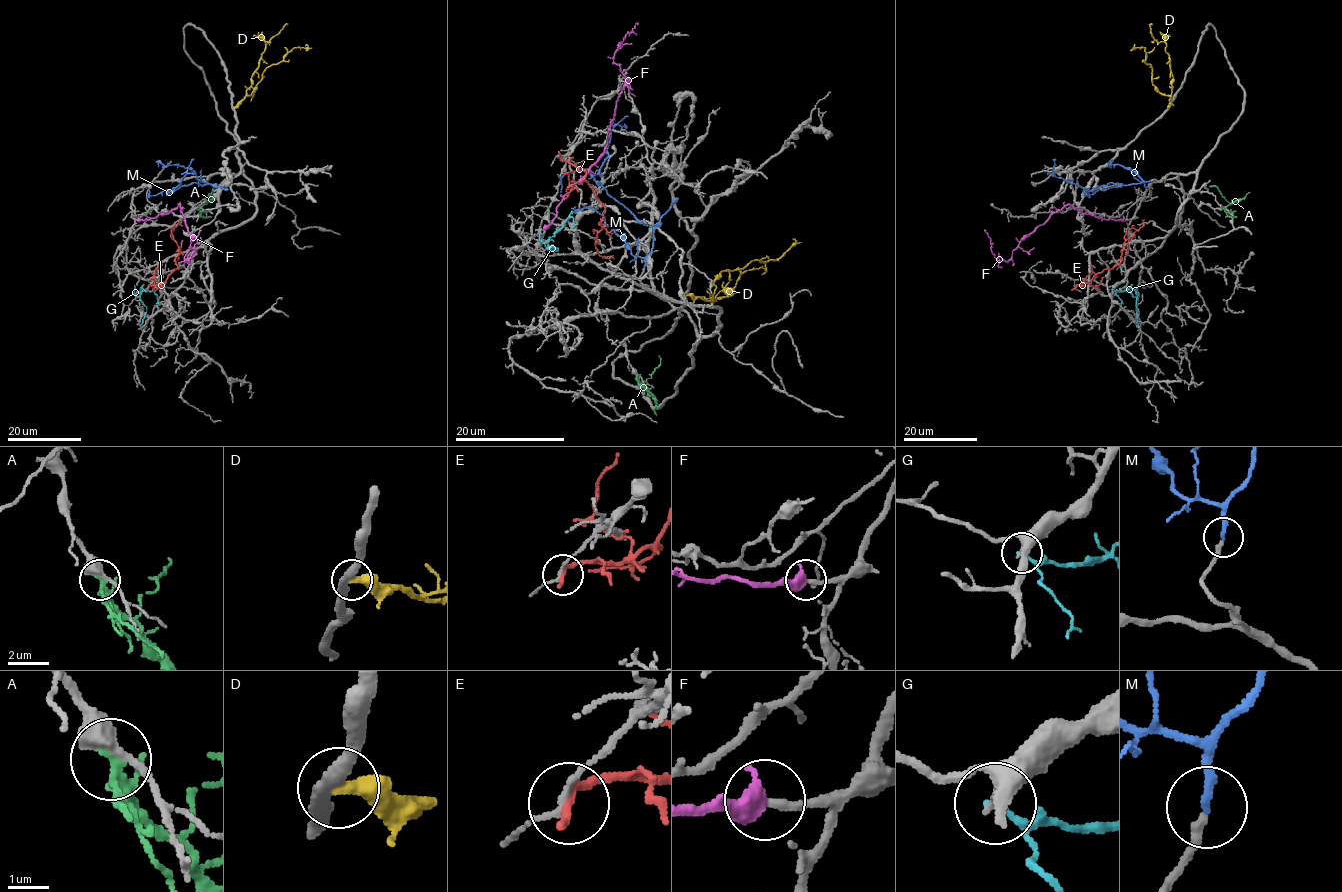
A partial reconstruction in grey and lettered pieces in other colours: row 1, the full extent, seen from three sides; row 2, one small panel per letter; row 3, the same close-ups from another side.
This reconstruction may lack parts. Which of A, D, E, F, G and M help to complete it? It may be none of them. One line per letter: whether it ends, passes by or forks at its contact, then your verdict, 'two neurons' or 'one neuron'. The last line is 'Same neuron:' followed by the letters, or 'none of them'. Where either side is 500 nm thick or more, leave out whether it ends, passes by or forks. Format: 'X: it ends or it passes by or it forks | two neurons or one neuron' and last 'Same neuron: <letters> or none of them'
A: it forks | two neurons
D: it ends | two neurons
E: it ends | two neurons
F: one neuron
G: it passes by | two neurons
M: it ends | one neuron
Same neuron: F, M

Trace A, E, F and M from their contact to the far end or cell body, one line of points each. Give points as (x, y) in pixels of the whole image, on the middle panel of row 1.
A: (636, 374), (643, 384), (647, 383), (661, 363), (658, 355)
E: (559, 155), (585, 173), (604, 212), (600, 223), (604, 227), (596, 235), (595, 247), (602, 257), (614, 258)
F: (544, 229), (558, 203), (604, 150), (626, 82), (621, 67), (613, 63), (614, 53), (637, 23)
M: (644, 266), (654, 229), (617, 202), (594, 177), (607, 157), (611, 130), (617, 124), (626, 127)

